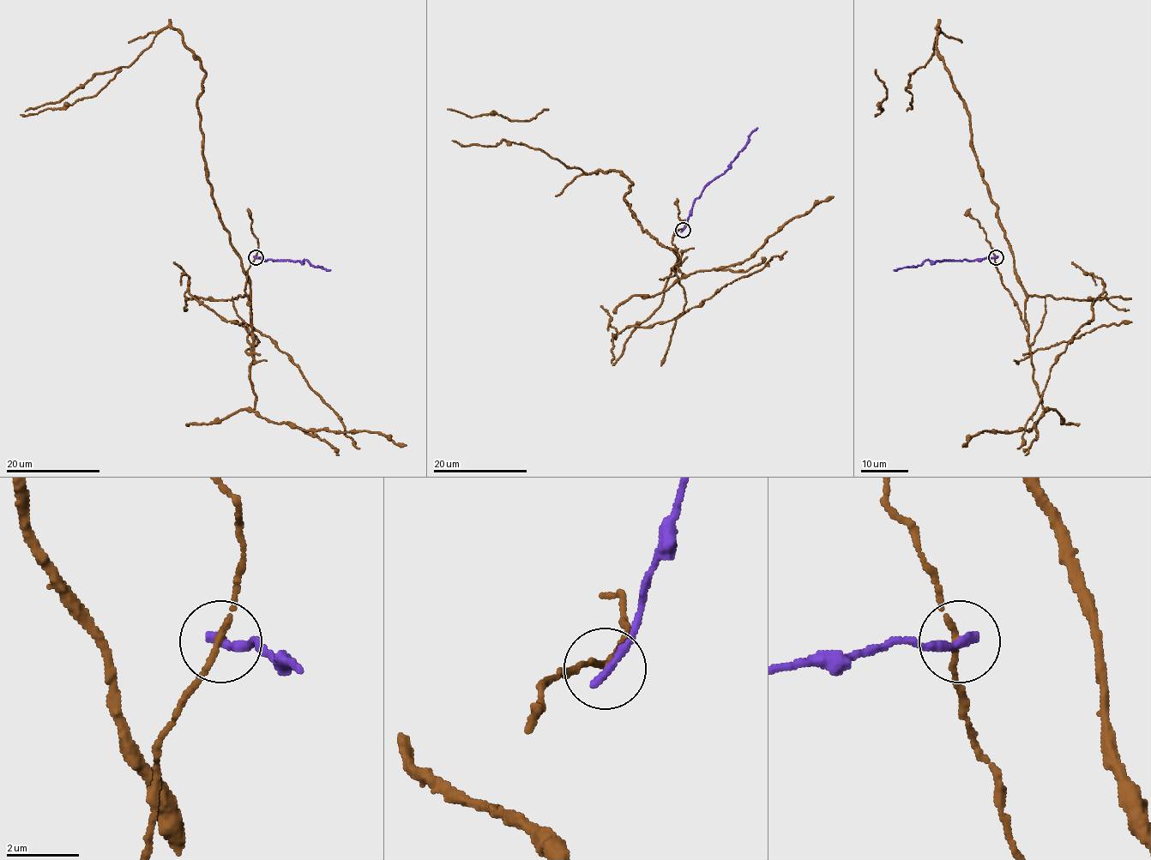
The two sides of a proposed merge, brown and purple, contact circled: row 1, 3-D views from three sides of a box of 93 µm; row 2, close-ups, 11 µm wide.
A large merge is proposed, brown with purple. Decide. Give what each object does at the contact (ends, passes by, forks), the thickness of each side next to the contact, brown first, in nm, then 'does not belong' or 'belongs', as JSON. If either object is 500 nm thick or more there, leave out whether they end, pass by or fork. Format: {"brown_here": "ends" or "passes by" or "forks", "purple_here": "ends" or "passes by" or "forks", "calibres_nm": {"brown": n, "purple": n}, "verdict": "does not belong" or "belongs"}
{"brown_here": "passes by", "purple_here": "ends", "calibres_nm": {"brown": 140, "purple": 280}, "verdict": "does not belong"}

